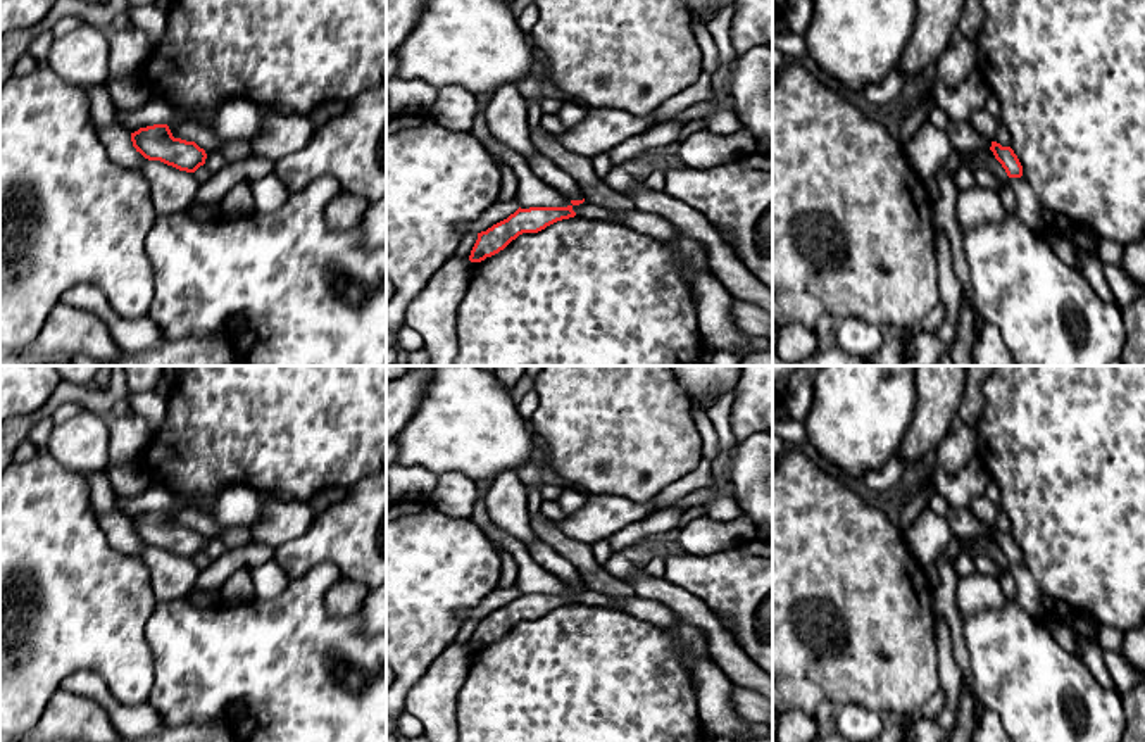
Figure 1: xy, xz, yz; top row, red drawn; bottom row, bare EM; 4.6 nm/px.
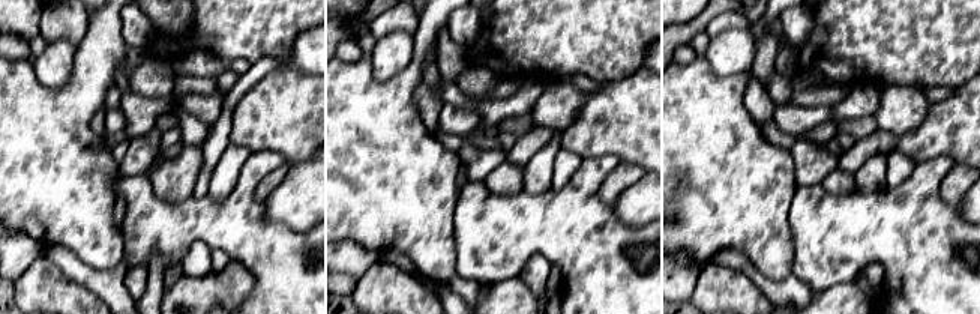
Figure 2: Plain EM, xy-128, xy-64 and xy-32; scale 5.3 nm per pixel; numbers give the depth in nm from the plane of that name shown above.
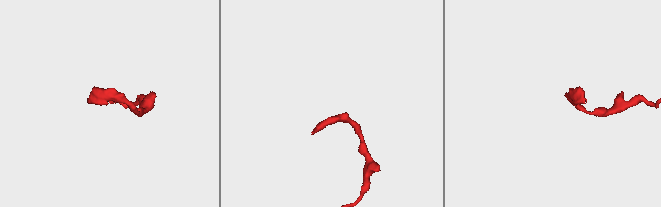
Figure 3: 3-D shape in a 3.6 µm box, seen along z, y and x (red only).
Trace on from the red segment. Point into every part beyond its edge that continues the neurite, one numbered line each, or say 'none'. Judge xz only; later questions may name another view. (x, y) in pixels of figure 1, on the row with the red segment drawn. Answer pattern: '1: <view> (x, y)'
none

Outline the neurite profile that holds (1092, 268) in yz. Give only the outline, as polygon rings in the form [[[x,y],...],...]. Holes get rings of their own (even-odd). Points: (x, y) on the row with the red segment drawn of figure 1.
[[[1071,242],[1074,250],[1081,257],[1081,274],[1088,280],[1090,286],[1095,290],[1095,293],[1109,304],[1114,304],[1112,292],[1105,281],[1104,274],[1104,262],[1086,252],[1083,252],[1074,242]]]

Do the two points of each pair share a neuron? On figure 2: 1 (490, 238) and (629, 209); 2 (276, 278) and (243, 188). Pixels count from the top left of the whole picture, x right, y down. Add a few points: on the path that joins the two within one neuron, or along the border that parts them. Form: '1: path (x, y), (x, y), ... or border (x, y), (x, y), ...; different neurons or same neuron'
1: border (611, 206), (613, 212), (625, 224), (646, 226); different neurons
2: path (269, 256), (243, 230), (243, 211); same neuron

